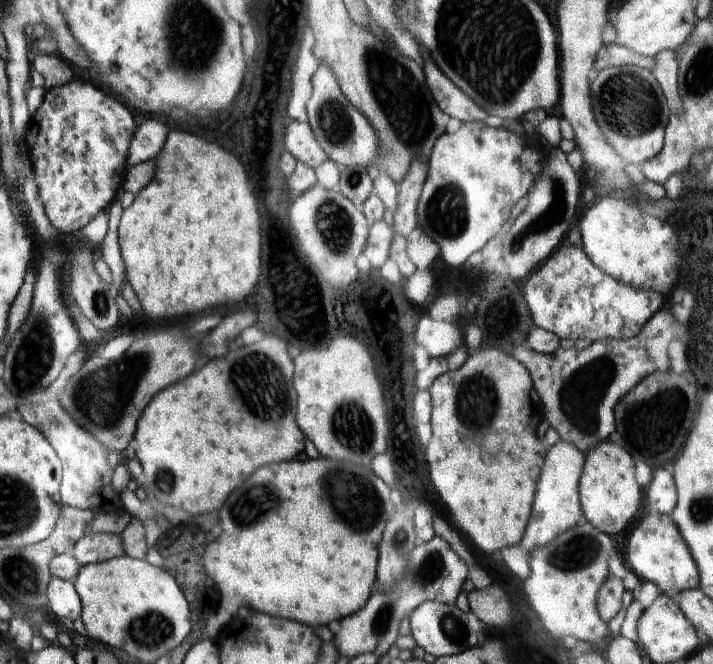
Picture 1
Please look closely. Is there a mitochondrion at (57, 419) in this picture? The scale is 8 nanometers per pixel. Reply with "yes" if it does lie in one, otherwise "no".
yes

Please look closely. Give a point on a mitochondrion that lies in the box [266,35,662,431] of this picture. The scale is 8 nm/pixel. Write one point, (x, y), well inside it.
(400, 97)

